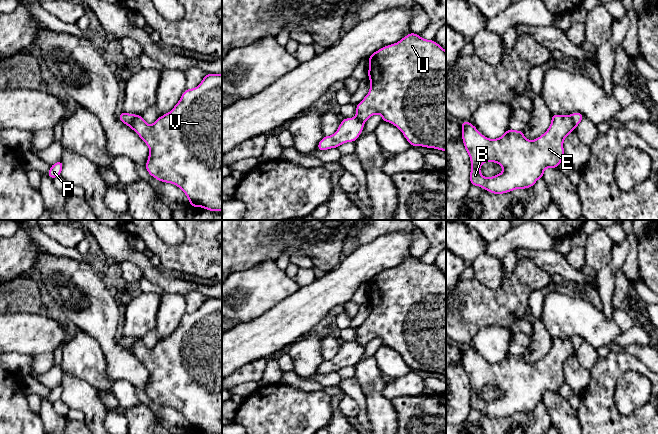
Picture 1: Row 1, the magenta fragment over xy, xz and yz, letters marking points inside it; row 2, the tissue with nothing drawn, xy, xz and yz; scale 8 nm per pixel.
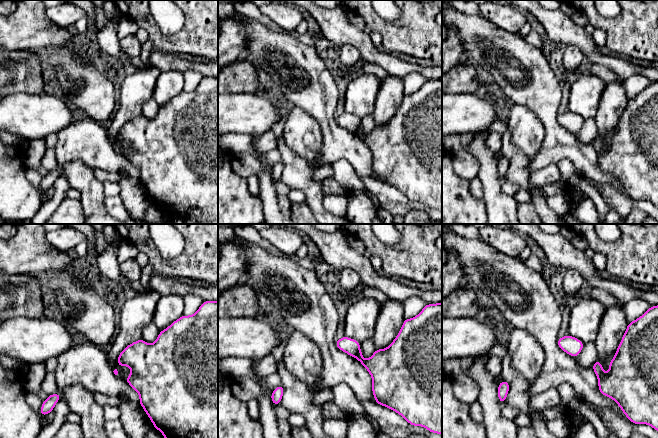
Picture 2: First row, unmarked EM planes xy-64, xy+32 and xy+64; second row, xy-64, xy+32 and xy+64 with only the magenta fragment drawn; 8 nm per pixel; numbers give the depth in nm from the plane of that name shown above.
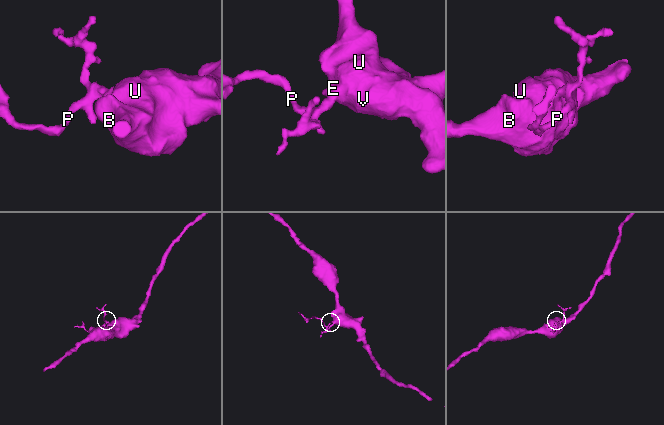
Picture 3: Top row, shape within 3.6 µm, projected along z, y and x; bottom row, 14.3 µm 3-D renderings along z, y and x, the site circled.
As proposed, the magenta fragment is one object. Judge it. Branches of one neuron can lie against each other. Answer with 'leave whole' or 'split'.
split

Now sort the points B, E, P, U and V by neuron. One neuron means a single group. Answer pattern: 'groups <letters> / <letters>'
groups B E U V / P

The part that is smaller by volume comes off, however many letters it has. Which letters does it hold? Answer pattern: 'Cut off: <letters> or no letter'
Cut off: P

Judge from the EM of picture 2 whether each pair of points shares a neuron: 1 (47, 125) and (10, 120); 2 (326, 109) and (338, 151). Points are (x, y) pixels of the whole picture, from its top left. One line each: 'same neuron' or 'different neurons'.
1: same neuron
2: same neuron

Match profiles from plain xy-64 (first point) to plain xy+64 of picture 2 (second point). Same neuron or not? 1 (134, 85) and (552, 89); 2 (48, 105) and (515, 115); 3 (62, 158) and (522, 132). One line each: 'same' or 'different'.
1: different
2: different
3: same

